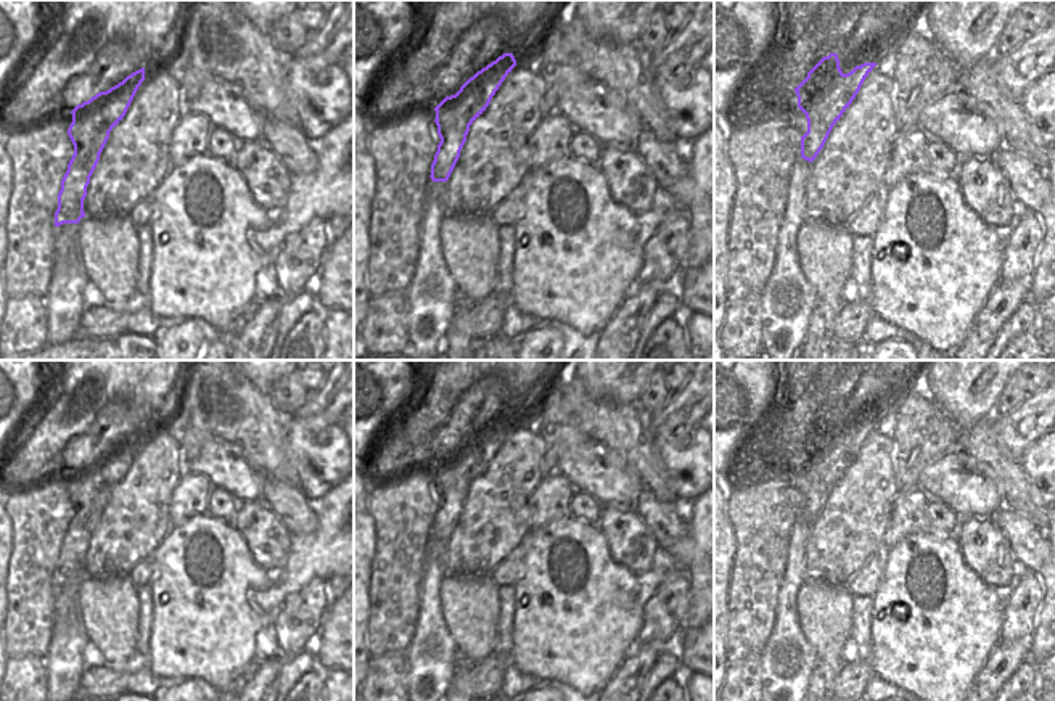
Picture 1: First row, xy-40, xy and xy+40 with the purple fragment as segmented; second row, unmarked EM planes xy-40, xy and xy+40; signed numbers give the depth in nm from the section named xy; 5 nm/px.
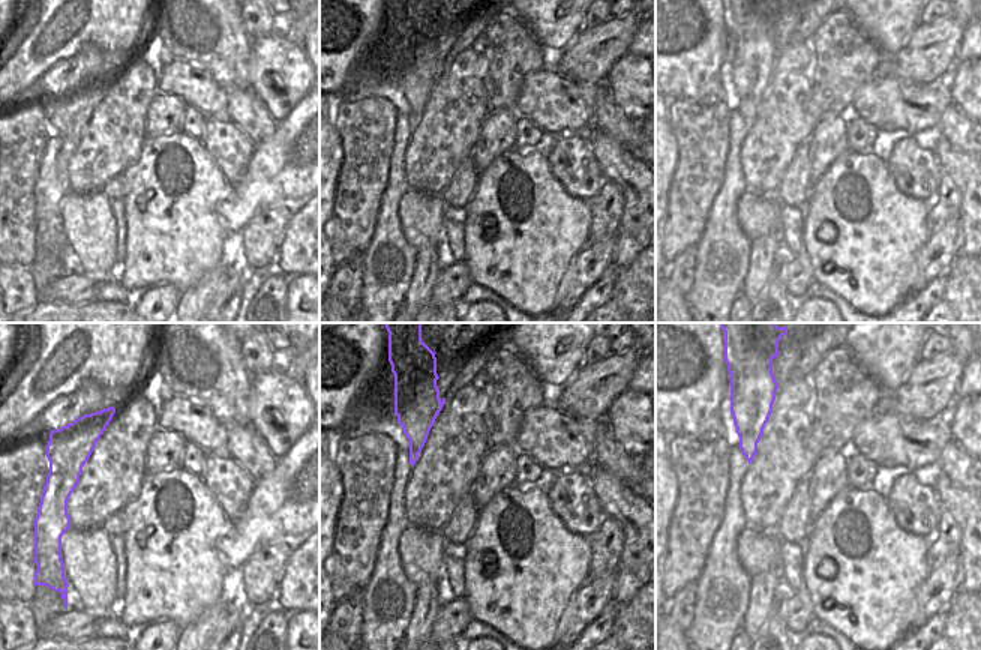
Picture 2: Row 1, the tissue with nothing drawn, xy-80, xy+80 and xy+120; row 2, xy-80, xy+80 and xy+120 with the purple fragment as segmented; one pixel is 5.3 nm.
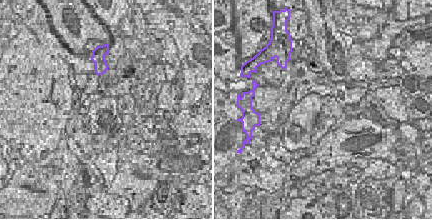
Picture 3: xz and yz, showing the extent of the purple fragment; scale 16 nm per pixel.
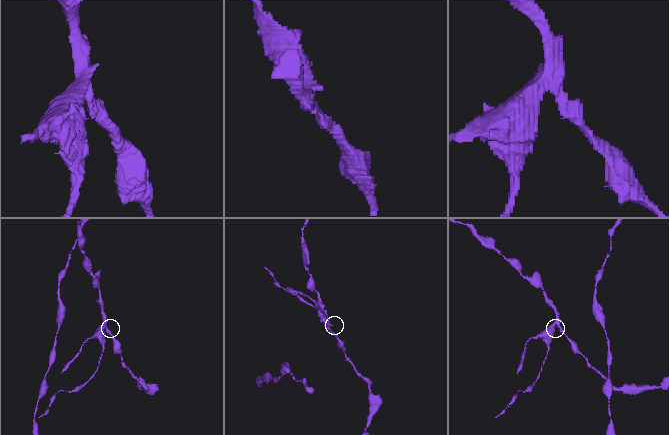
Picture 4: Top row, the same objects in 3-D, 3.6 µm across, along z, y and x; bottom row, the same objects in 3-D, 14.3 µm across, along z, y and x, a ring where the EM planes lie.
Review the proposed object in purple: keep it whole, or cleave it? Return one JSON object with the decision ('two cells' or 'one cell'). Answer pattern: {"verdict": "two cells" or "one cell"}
{"verdict": "two cells"}

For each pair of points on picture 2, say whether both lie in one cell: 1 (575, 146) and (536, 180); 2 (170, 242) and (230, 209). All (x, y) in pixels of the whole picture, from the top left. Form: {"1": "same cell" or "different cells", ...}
{"1": "different cells", "2": "different cells"}

